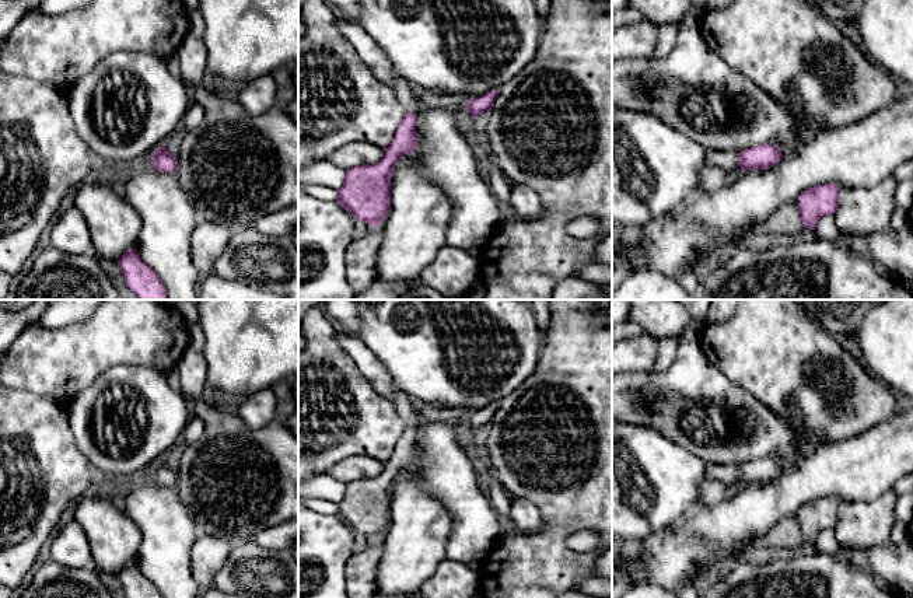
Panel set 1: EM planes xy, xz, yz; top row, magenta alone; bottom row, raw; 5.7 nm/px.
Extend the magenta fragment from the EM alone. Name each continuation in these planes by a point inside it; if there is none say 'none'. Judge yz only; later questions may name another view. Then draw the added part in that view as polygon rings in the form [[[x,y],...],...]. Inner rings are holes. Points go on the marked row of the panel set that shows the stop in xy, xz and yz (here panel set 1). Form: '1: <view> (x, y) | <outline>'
1: yz (727, 160) | [[[711,151],[706,153],[706,164],[727,168],[731,174],[738,167],[737,154],[730,151]]]

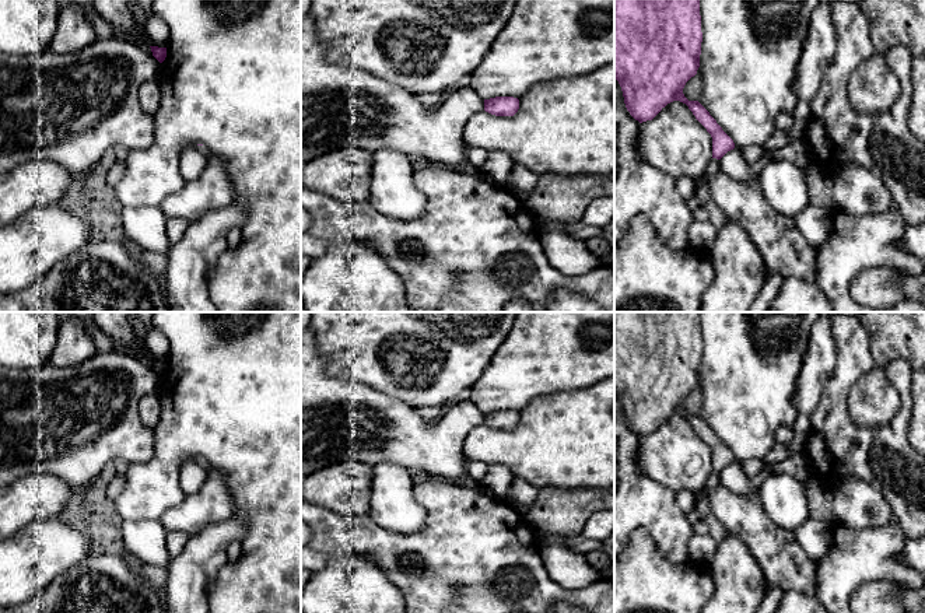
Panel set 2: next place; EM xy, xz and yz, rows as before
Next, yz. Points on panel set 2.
none

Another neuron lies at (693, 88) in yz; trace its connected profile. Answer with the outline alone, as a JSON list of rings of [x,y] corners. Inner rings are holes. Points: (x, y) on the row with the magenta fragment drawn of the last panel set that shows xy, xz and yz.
[[[698,74],[691,77],[686,83],[686,85],[683,88],[683,94],[689,101],[698,101],[698,98],[702,94],[702,81],[701,81],[701,77]]]

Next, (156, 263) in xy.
[[[134,248],[134,256],[137,262],[154,277],[164,279],[167,266],[168,266],[168,255],[153,252],[153,251],[141,251]]]

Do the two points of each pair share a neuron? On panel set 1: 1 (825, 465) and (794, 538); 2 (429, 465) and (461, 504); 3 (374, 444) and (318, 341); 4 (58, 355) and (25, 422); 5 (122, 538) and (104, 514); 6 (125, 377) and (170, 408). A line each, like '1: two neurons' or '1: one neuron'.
1: two neurons
2: one neuron
3: one neuron
4: two neurons
5: one neuron
6: one neuron

